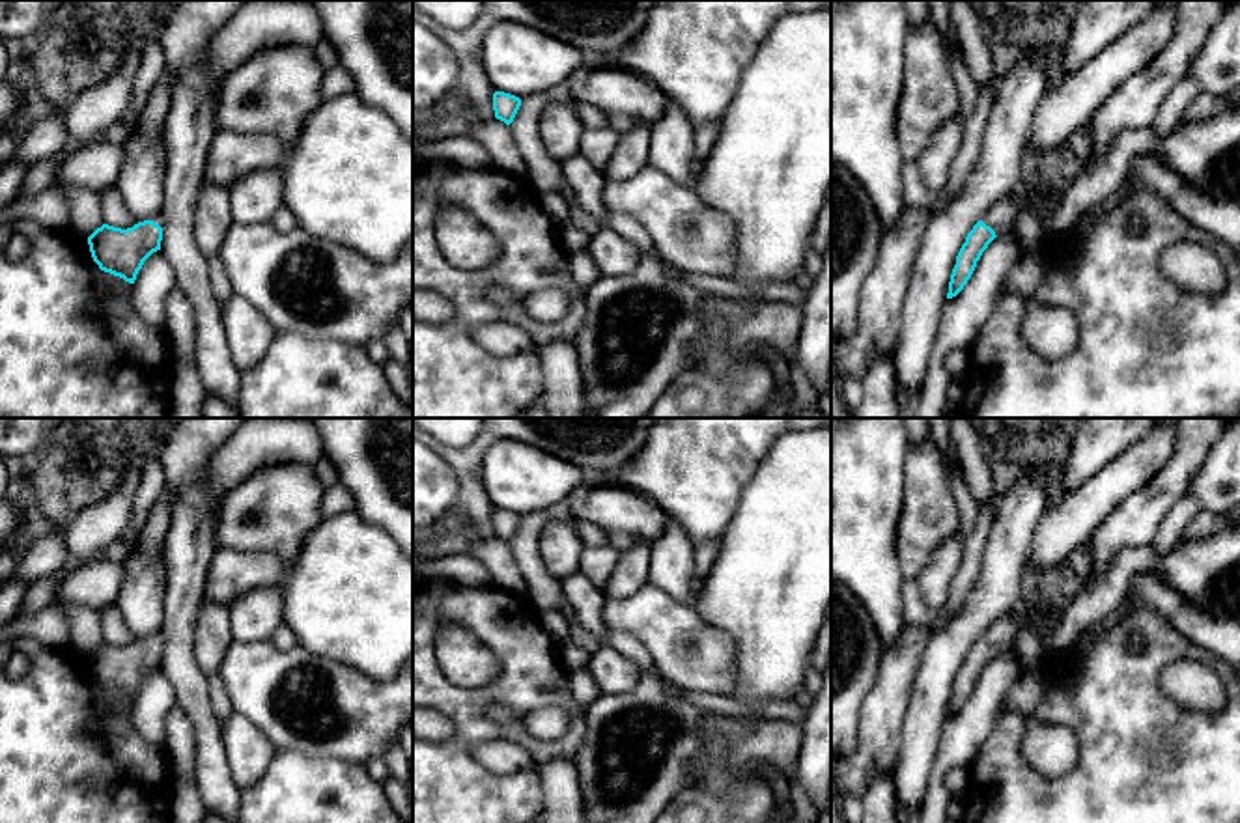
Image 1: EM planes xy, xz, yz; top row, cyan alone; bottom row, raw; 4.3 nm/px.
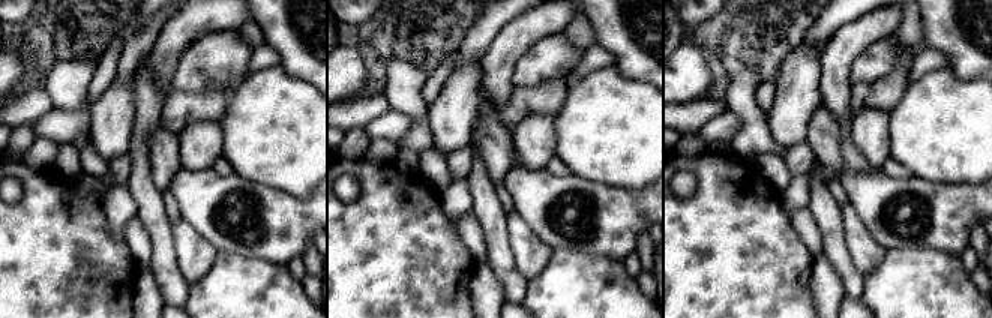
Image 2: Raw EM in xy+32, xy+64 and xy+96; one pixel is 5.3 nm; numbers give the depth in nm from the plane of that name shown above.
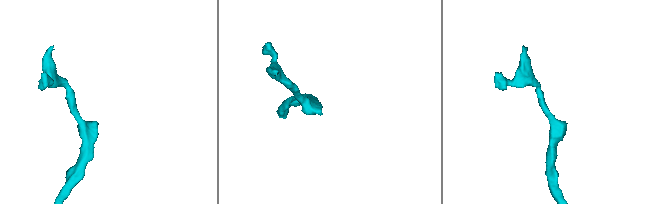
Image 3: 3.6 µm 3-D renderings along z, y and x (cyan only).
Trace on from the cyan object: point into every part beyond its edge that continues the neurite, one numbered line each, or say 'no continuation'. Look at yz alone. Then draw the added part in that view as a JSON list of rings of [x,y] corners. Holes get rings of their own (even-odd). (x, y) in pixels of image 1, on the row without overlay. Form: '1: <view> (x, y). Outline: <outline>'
1: yz (1003, 633). Outline: [[[1023,597],[1018,607],[995,620],[982,635],[982,640],[990,644],[997,655],[1005,653],[1010,646],[1016,646],[1020,635],[1020,623],[1016,620],[1018,614],[1022,614],[1027,623],[1033,623],[1035,605]]]

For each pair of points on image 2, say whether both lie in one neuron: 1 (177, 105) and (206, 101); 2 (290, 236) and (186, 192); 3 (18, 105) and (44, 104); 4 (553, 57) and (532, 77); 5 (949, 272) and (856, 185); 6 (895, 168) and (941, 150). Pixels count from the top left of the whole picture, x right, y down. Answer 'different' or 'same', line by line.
1: same
2: same
3: same
4: same
5: different
6: different

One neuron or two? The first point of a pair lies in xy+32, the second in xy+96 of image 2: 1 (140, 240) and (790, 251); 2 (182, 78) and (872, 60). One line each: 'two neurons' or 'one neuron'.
1: two neurons
2: one neuron

